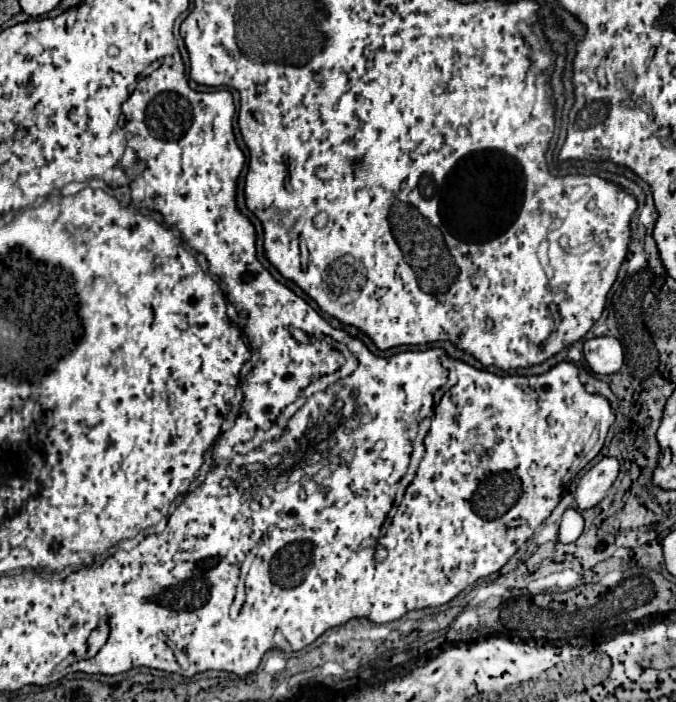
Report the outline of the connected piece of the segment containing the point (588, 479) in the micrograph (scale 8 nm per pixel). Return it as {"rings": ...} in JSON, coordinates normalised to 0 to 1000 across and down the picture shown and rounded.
{"rings":[[[891,652],[882,664],[876,664],[855,687],[852,695],[852,718],[858,726],[870,726],[891,715],[896,698],[908,689],[914,678],[914,655]]]}

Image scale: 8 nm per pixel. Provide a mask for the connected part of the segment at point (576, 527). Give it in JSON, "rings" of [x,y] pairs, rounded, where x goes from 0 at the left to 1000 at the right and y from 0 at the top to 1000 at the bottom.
{"rings":[[[834,729],[831,744],[828,744],[828,766],[855,766],[864,755],[864,741],[858,732],[846,732],[846,729]]]}

